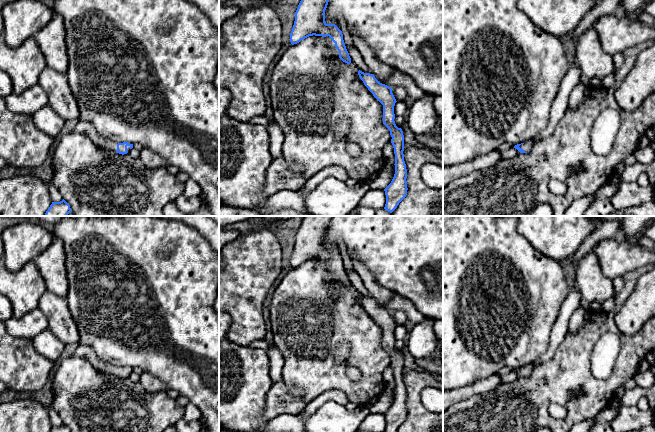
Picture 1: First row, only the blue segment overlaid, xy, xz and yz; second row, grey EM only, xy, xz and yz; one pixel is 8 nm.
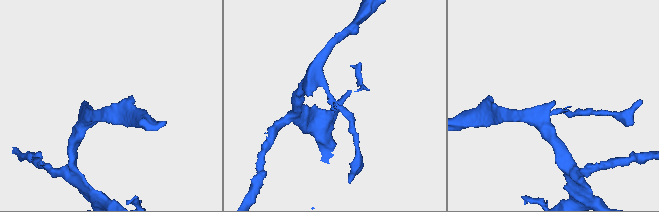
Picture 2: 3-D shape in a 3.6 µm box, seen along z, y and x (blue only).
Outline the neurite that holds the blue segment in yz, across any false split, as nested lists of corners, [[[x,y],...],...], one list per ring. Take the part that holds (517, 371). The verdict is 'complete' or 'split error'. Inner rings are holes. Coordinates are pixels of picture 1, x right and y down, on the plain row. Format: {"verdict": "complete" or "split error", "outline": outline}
{"verdict": "split error", "outline": [[[532,364],[526,365],[521,368],[517,368],[514,370],[515,373],[517,373],[520,377],[527,377],[532,372],[534,366]]]}

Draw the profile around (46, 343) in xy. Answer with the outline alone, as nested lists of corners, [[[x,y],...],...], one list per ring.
[[[48,328],[32,339],[34,348],[45,358],[54,362],[60,358],[65,344]]]

